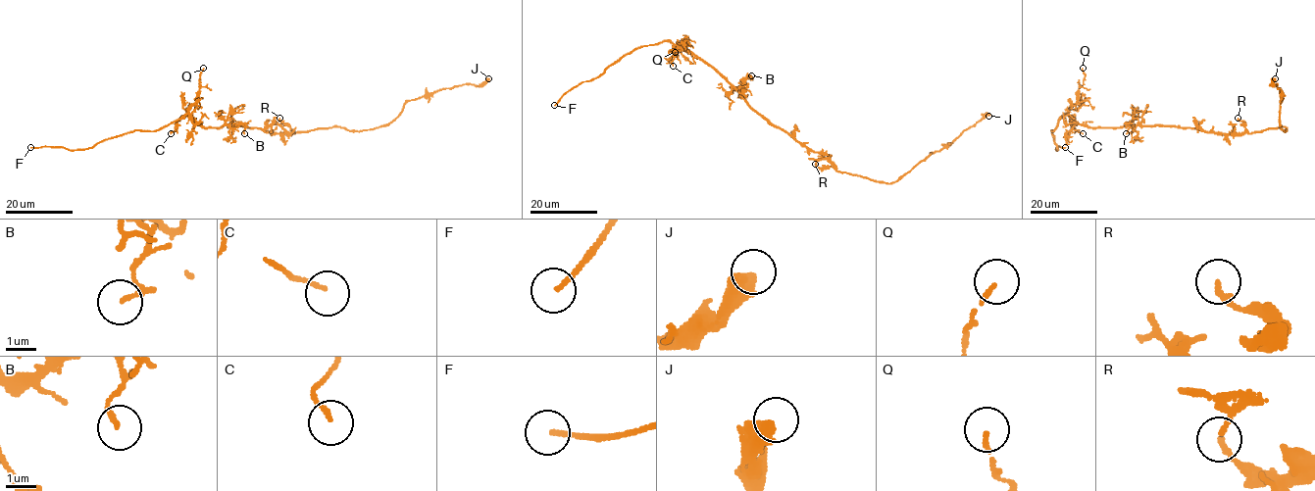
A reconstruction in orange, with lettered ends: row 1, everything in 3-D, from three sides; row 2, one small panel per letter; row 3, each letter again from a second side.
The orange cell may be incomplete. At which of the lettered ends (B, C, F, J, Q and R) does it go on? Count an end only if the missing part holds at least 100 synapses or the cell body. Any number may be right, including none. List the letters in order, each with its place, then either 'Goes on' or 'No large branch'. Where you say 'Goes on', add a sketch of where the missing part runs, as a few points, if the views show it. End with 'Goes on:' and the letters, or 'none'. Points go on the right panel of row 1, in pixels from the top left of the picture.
B: Place: (1126, 133). No large branch
C: Place: (1083, 133). No large branch
F: Place: (1065, 147). Goes on
J: Place: (1275, 78). No large branch
Q: Place: (1083, 68). No large branch
R: Place: (1238, 118). No large branch
Goes on: F

